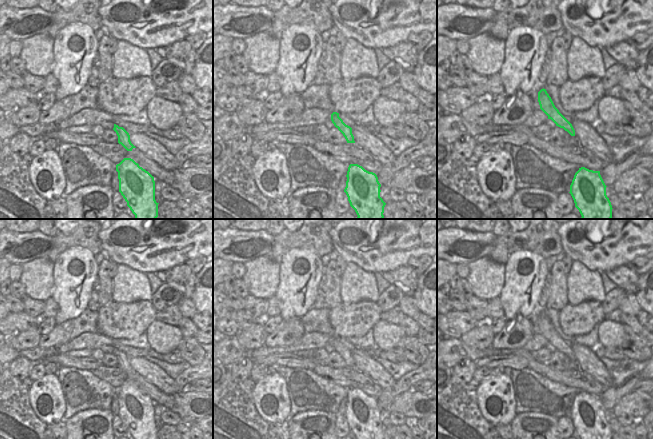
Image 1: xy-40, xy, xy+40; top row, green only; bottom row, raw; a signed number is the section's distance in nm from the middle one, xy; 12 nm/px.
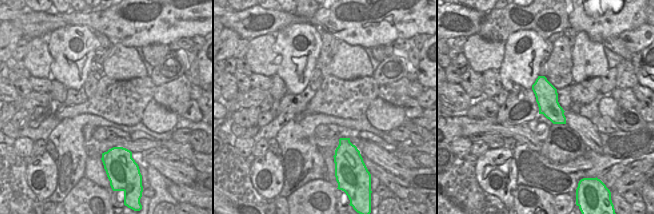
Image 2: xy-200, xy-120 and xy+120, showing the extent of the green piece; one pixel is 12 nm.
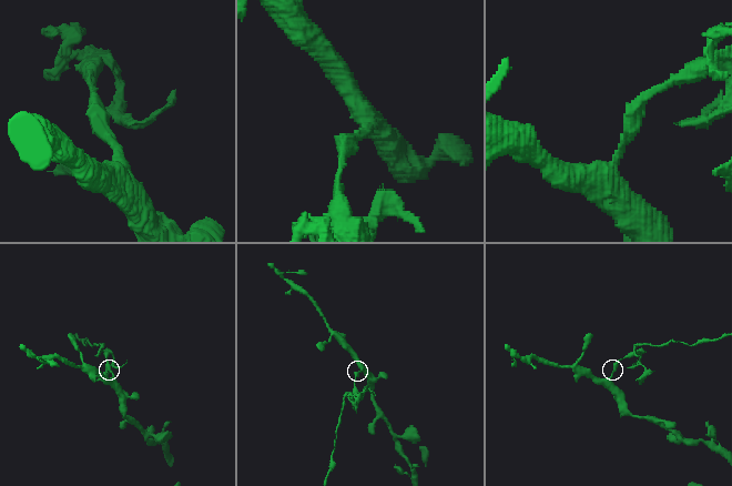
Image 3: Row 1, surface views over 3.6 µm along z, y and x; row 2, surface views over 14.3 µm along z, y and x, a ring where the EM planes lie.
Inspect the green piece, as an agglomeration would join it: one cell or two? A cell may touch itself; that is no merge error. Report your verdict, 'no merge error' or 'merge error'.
merge error

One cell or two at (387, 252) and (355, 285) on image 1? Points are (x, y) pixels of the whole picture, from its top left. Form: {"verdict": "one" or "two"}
{"verdict": "two"}

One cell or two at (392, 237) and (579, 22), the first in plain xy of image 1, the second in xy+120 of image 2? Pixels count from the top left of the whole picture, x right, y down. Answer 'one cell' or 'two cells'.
one cell

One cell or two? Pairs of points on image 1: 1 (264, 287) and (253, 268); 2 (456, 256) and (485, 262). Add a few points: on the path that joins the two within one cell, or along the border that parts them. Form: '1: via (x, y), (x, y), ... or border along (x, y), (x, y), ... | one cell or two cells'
1: via (262, 282), (261, 276), (258, 273) | one cell
2: border along (488, 255), (468, 263) | two cells

